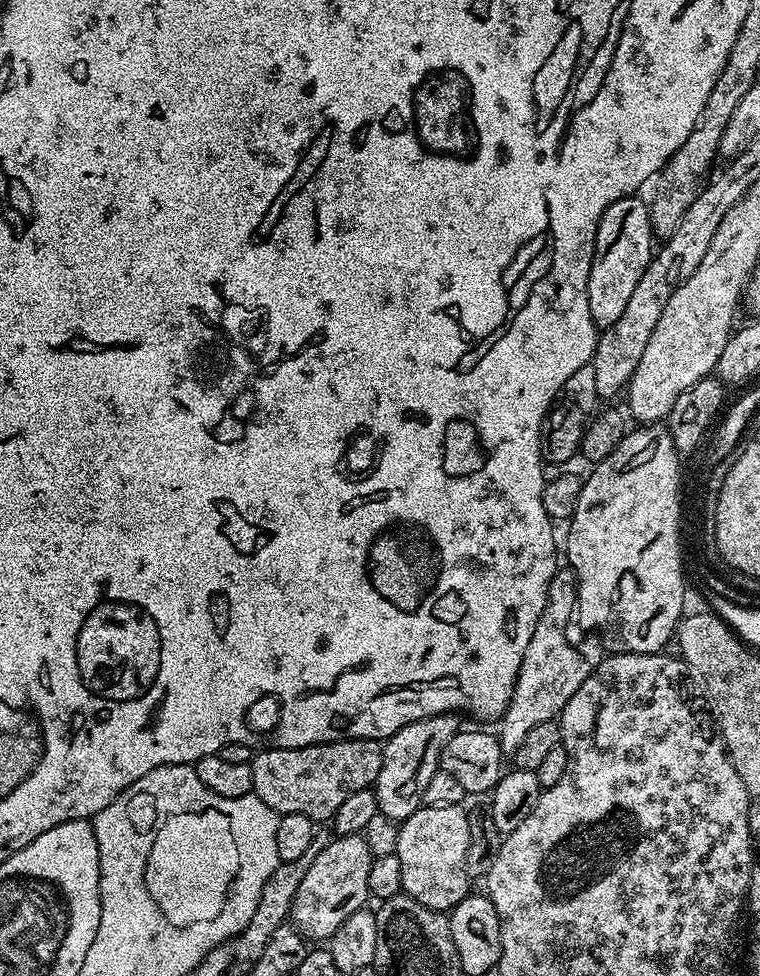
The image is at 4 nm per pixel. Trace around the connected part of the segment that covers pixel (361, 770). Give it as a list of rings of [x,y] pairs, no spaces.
[[[331,740],[328,744],[311,744],[301,748],[265,747],[252,757],[252,792],[277,814],[306,814],[317,822],[331,821],[338,806],[342,806],[350,794],[375,785],[382,766],[381,747],[378,740]]]

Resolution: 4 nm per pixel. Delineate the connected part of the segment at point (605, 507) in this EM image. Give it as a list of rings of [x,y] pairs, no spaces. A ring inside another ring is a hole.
[[[663,423],[645,424],[631,429],[618,442],[614,454],[602,458],[591,469],[592,473],[586,476],[582,486],[582,494],[578,494],[578,506],[574,510],[572,519],[567,521],[568,528],[568,560],[567,567],[571,568],[576,575],[576,607],[578,609],[578,620],[588,628],[597,628],[609,645],[613,644],[617,653],[621,652],[654,652],[659,653],[675,637],[677,627],[685,615],[684,608],[684,569],[686,568],[685,557],[676,560],[676,480],[682,475],[680,469],[681,453],[676,451],[674,438],[668,433],[667,427]]]

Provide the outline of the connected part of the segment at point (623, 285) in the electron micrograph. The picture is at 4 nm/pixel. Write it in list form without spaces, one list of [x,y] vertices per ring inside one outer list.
[[[636,194],[624,196],[611,204],[598,222],[594,258],[588,279],[588,301],[590,318],[600,330],[614,326],[614,322],[622,318],[634,289],[642,279],[642,270],[646,270],[654,255],[654,237],[648,213],[650,204],[647,199],[640,198]]]

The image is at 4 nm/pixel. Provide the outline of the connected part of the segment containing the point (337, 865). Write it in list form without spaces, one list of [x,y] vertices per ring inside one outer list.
[[[363,835],[336,836],[329,839],[328,845],[310,862],[310,870],[306,870],[306,878],[302,878],[298,886],[298,894],[292,903],[291,923],[312,942],[331,940],[334,930],[346,922],[354,910],[365,907],[369,903],[370,866],[373,854],[366,846]]]

